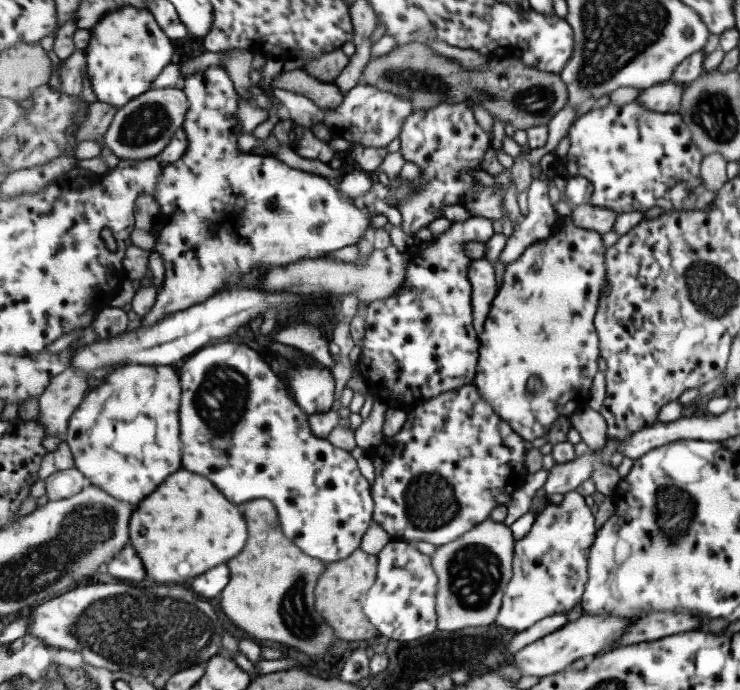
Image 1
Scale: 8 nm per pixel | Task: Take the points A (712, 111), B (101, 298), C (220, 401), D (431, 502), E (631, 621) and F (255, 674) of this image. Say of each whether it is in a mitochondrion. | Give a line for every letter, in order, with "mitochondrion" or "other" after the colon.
A: mitochondrion
B: other
C: mitochondrion
D: mitochondrion
E: other
F: other

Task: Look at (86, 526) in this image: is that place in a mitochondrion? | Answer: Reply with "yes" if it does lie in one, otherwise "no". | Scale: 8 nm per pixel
yes

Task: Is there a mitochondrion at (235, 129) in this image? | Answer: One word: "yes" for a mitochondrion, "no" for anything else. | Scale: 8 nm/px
no

